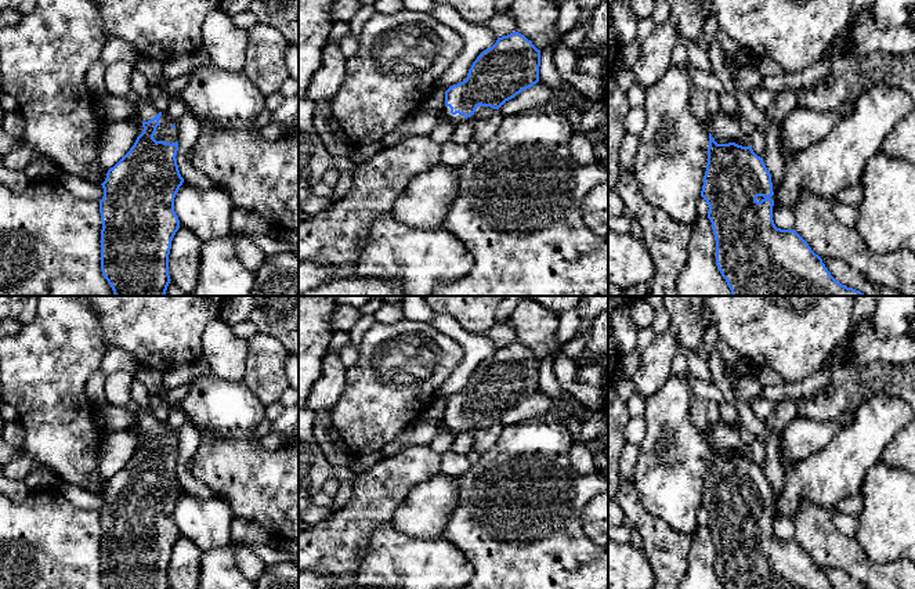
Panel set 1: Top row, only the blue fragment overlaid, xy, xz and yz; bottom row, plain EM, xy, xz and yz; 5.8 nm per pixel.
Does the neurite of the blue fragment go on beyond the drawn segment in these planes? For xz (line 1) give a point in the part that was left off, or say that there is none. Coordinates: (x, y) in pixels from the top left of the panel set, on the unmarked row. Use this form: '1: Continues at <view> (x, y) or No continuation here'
1: Continues at xz (456, 429)

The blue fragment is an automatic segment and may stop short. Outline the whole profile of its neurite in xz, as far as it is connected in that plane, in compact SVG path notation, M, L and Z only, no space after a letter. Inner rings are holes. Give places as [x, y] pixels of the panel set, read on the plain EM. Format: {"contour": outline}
{"contour": "M518 342L498 347L496 353L484 359L469 379L467 387L445 401L444 424L460 434L475 430L474 422L481 416L499 419L506 411L514 408L539 391L540 359Z"}

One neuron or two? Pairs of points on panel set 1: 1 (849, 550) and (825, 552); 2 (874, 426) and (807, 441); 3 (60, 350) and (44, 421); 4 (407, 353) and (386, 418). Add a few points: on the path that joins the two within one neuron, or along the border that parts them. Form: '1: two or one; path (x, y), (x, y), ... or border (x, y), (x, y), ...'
1: one; path (843, 550), (831, 550)
2: two; border (843, 427), (810, 455)
3: one; path (49, 368), (49, 403)
4: one; path (401, 369), (386, 391), (386, 401)

